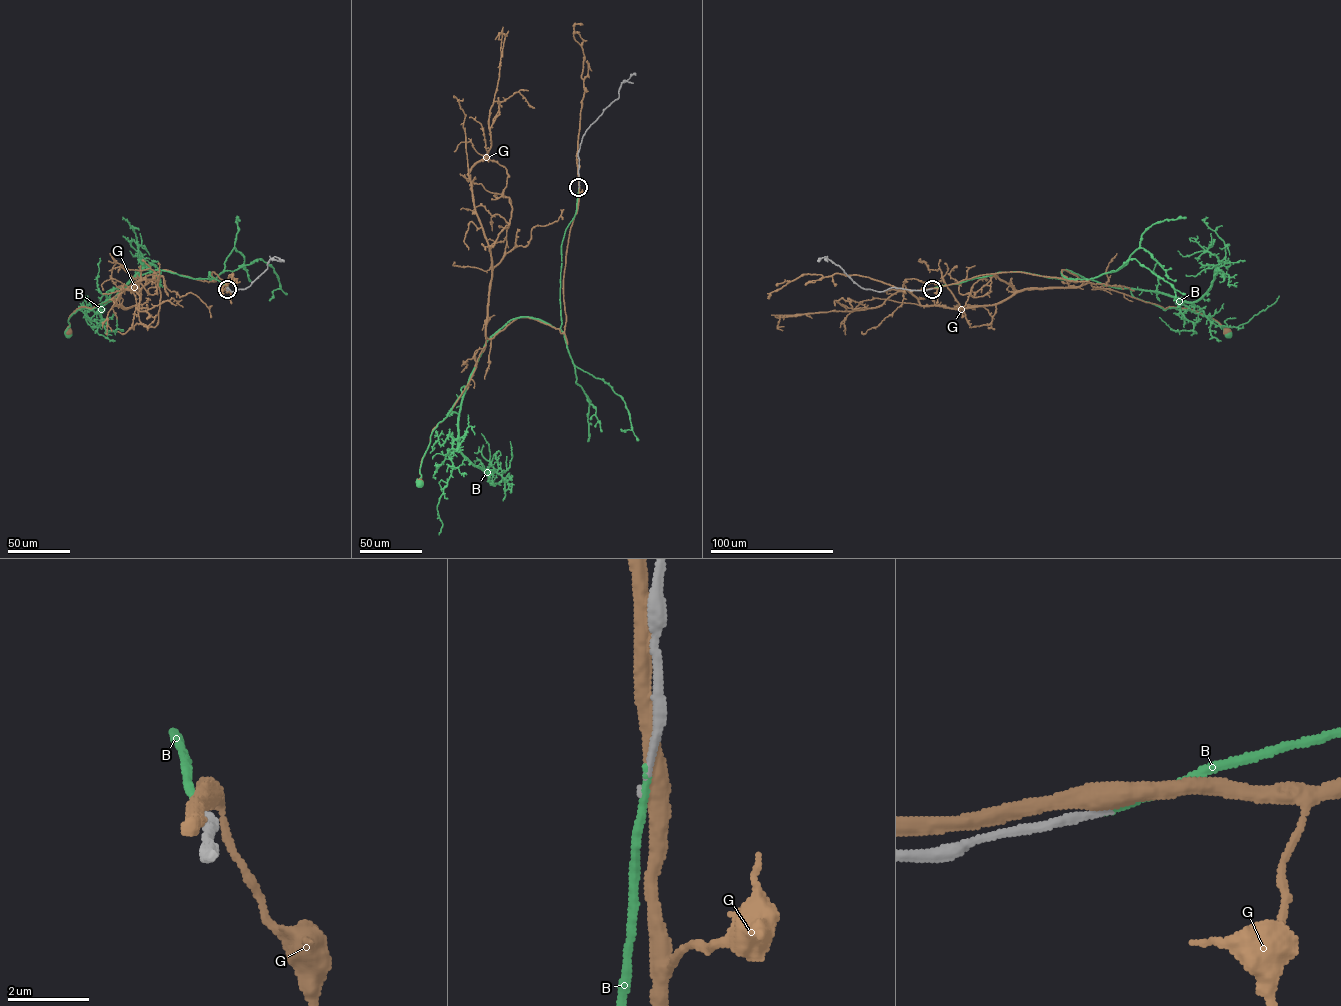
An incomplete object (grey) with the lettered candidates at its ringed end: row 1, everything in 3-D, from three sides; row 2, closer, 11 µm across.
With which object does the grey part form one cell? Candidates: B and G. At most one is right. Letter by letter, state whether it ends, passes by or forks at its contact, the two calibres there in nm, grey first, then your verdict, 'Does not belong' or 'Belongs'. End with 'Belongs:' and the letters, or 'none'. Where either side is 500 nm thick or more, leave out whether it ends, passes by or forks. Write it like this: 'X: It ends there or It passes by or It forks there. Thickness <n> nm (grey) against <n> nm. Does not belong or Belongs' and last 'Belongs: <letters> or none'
B: It ends there. Thickness 160 nm (grey) against 150 nm. Belongs
G: It passes by. Thickness 220 nm (grey) against 460 nm. Does not belong
Belongs: B

